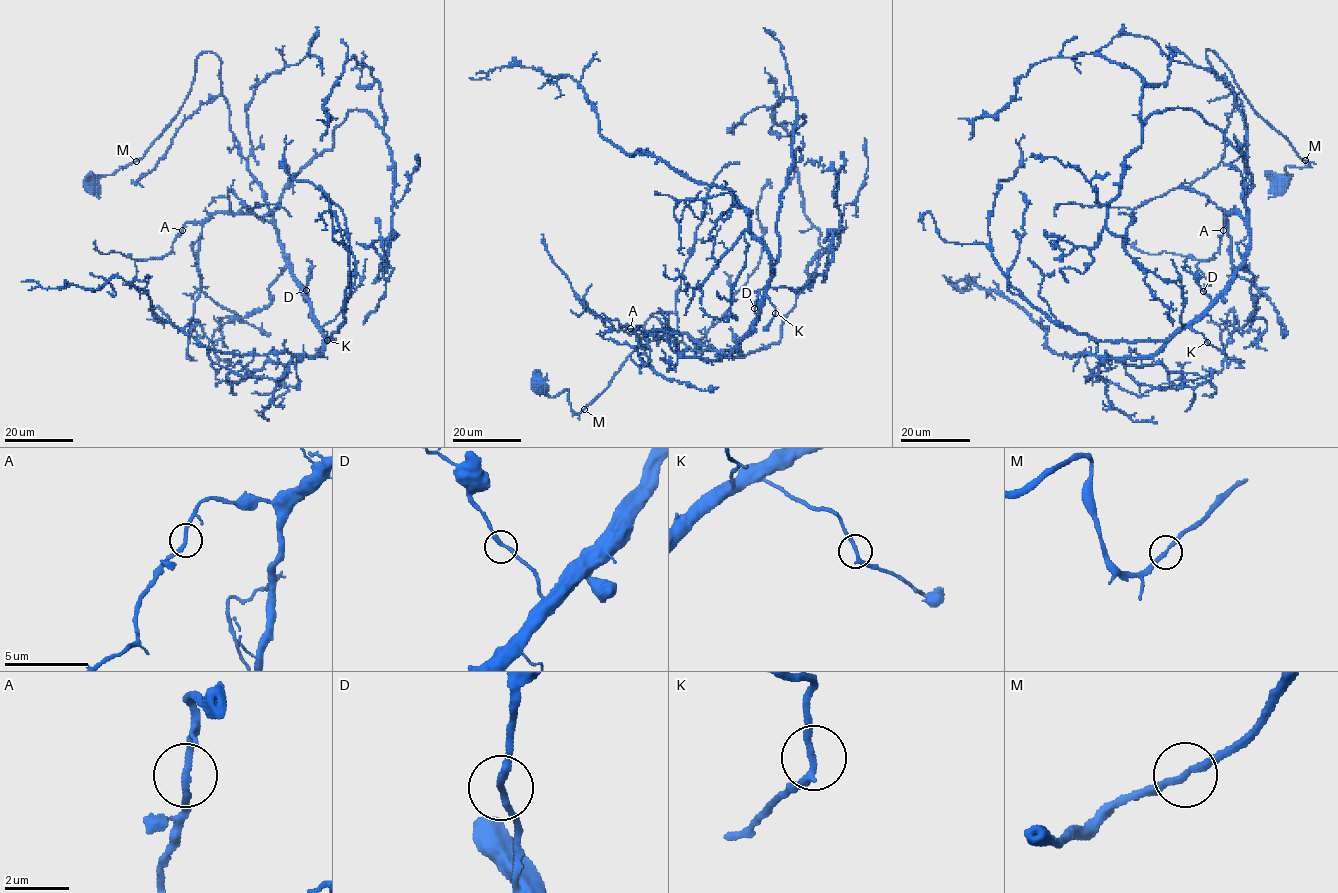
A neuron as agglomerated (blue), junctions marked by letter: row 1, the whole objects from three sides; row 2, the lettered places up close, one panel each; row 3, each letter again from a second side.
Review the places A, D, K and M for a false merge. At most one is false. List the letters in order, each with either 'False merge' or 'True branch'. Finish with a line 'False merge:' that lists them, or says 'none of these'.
A: True branch
D: True branch
K: True branch
M: True branch
False merge: none of these

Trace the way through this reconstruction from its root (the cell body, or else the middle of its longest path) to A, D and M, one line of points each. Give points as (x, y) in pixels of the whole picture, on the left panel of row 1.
A: (94, 182), (144, 155), (185, 101), (197, 57), (214, 52), (230, 131), (272, 219), (214, 212), (182, 230)
D: (94, 182), (144, 155), (185, 101), (197, 57), (214, 52), (230, 131), (308, 300), (306, 290)
M: (94, 182), (136, 161)

